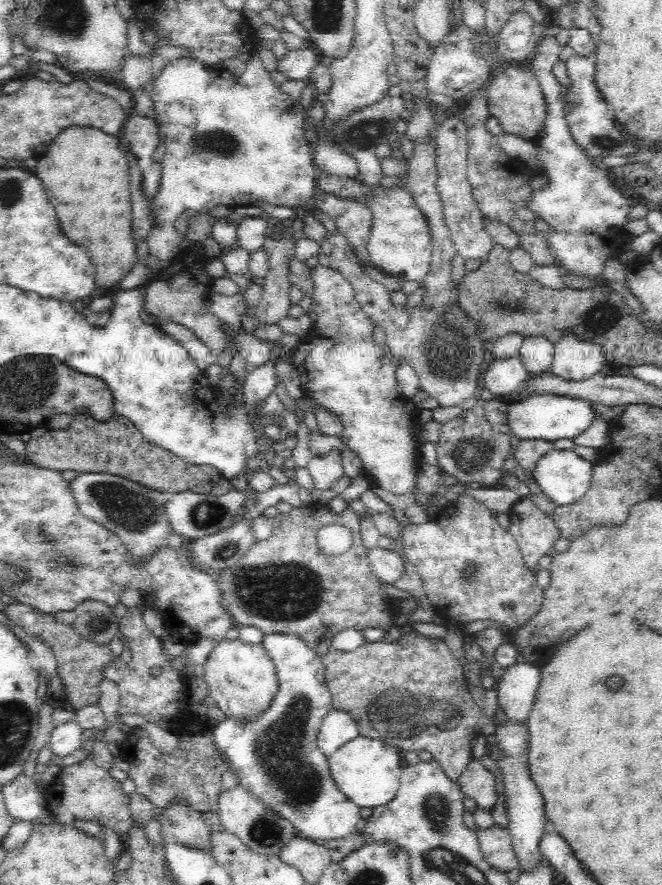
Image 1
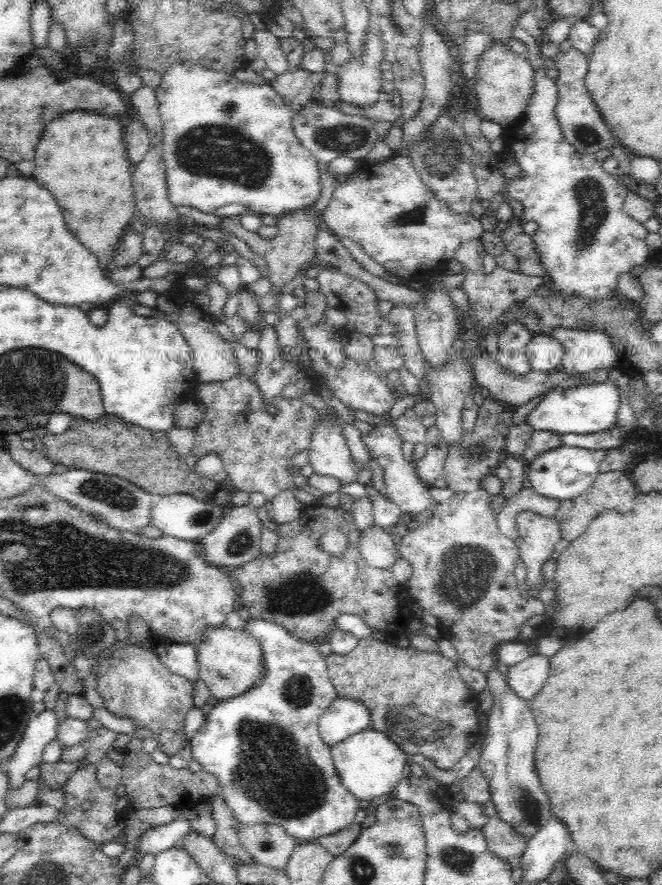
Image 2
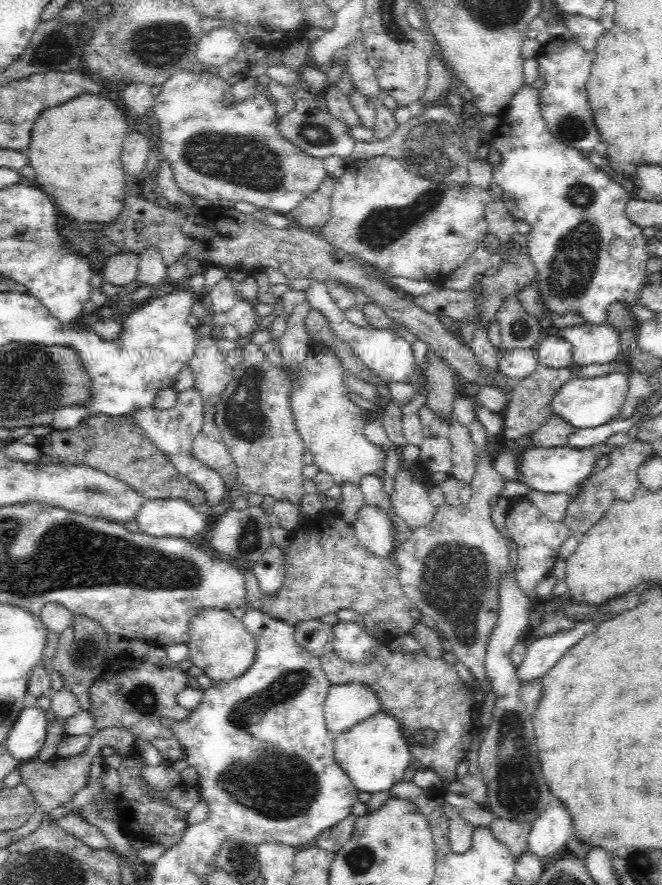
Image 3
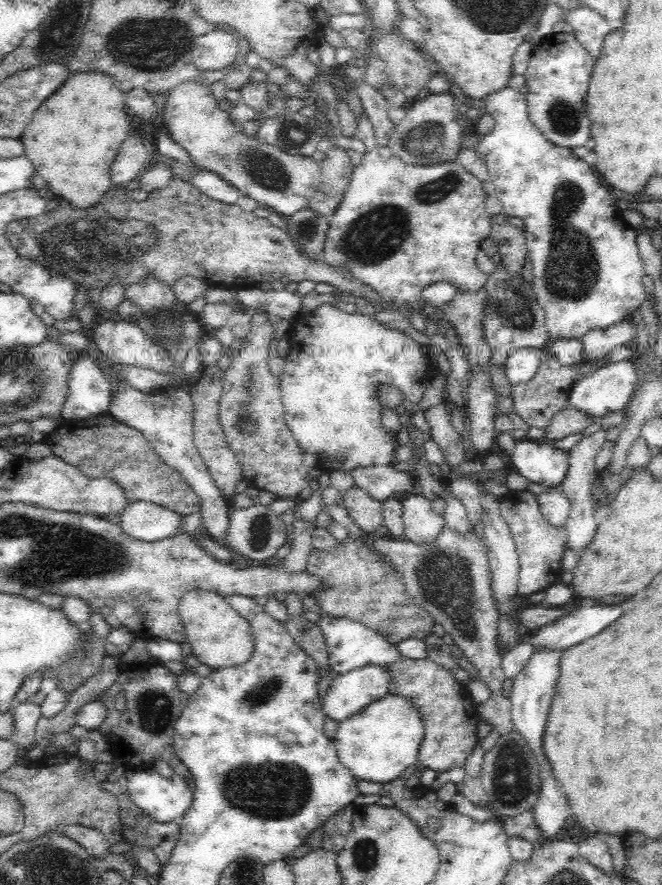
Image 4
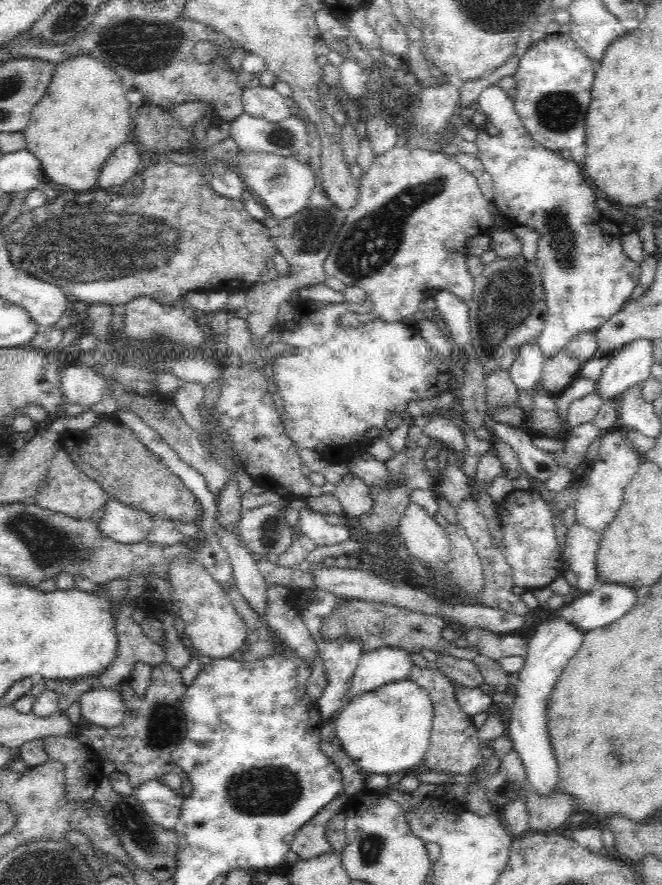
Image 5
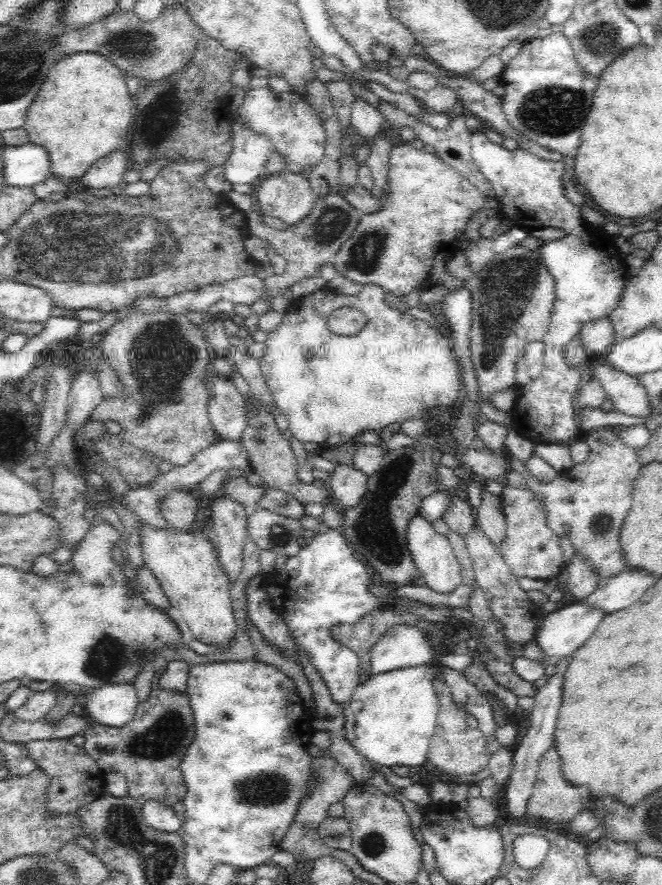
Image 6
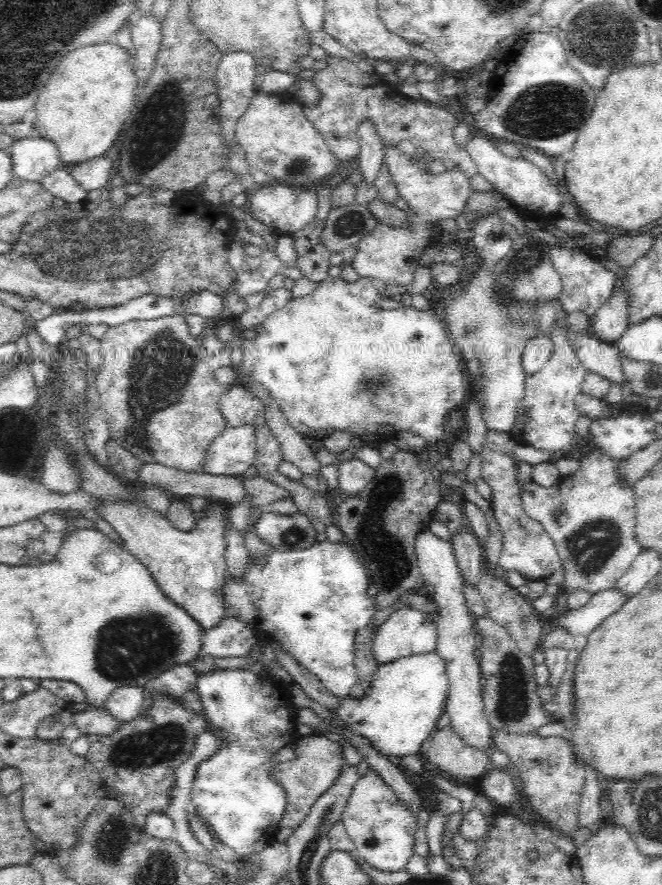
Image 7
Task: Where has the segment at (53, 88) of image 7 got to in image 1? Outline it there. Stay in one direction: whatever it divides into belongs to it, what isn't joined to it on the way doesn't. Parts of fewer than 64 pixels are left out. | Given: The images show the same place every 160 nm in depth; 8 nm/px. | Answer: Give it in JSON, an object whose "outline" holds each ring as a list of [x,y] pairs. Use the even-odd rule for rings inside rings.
{"outline":[[[66,126],[56,134],[50,146],[37,157],[36,176],[42,178],[46,194],[56,208],[58,222],[64,234],[82,246],[88,246],[88,254],[93,259],[95,277],[100,288],[110,288],[121,282],[136,262],[136,245],[132,238],[132,210],[130,204],[129,162],[126,152],[120,148],[118,134],[108,134],[94,126]]]}

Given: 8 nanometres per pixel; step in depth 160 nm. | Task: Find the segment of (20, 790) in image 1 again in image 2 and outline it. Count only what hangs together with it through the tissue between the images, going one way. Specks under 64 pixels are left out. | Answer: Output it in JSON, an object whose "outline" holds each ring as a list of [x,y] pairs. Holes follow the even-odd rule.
{"outline":[[[44,709],[38,714],[32,714],[28,726],[22,734],[22,740],[14,748],[6,771],[11,789],[20,788],[25,782],[26,772],[42,763],[42,753],[47,744],[55,738],[57,732],[56,714]]]}

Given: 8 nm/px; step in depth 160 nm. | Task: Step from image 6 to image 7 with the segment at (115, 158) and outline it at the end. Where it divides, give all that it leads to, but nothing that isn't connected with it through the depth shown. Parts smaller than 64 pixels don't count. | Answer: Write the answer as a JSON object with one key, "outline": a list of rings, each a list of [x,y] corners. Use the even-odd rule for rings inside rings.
{"outline":[[[106,156],[94,160],[88,159],[88,162],[78,162],[68,167],[72,179],[86,192],[102,188],[111,179],[110,170],[112,170],[112,160]]]}

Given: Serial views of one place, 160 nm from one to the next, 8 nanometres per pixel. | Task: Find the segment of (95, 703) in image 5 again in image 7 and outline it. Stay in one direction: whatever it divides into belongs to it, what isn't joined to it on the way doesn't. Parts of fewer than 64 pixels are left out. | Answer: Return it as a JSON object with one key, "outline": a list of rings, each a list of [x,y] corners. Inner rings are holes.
{"outline":[[[123,686],[112,692],[104,707],[114,718],[127,722],[142,714],[144,699],[143,687]]]}

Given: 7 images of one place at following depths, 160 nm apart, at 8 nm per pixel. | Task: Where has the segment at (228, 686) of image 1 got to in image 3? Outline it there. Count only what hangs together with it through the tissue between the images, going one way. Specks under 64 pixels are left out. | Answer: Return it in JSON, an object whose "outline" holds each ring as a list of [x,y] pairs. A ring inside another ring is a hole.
{"outline":[[[198,610],[189,620],[188,636],[188,657],[212,681],[230,680],[240,676],[252,664],[256,654],[254,637],[246,630],[243,620],[234,616],[230,610]]]}

